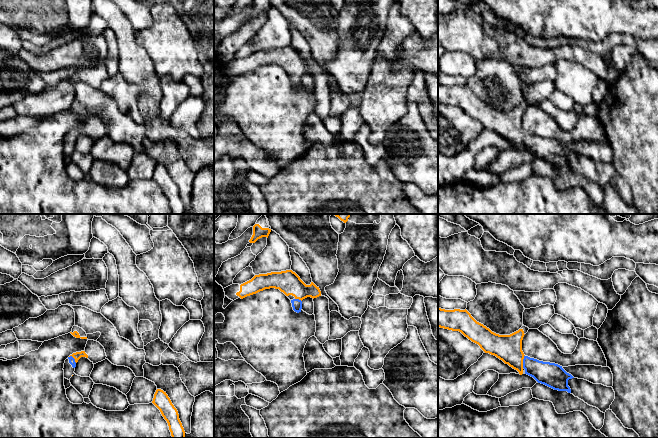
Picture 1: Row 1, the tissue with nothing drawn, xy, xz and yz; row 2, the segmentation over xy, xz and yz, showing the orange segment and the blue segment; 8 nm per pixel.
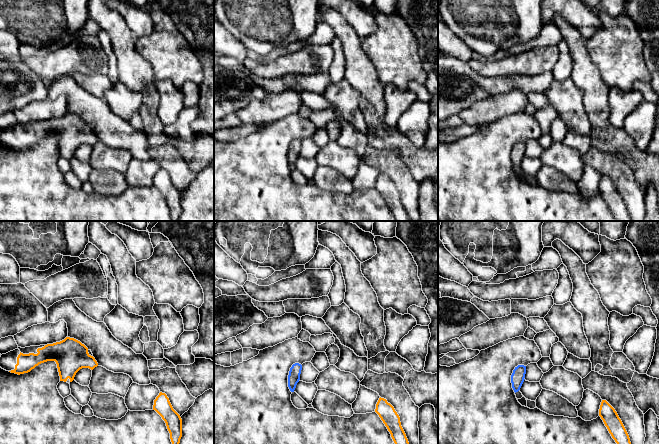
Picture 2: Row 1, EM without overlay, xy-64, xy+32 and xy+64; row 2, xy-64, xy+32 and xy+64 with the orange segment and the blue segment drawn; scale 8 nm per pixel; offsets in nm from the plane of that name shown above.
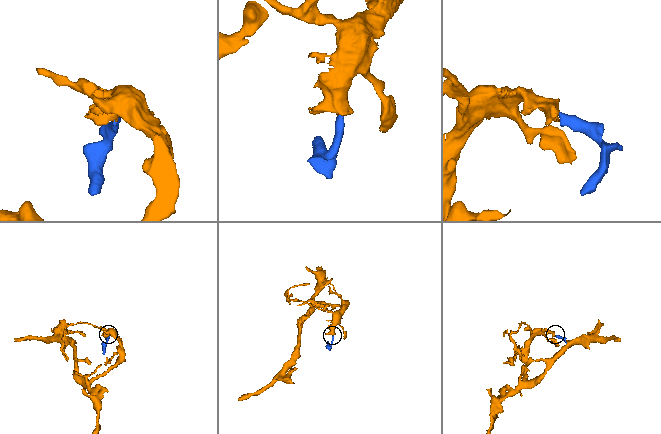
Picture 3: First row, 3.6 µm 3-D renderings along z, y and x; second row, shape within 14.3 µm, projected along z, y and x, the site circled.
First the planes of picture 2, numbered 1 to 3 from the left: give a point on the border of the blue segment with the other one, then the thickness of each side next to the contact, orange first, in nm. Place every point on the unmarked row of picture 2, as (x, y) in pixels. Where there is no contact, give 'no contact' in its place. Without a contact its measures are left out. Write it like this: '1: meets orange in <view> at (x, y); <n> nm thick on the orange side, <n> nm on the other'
1: no contact
2: no contact
3: no contact

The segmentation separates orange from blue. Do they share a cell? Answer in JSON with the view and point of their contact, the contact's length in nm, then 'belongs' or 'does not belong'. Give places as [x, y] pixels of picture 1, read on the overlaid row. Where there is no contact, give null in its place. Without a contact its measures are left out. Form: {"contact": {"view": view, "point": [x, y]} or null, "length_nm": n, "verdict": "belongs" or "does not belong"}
{"contact": {"view": "yz", "point": [522, 361]}, "length_nm": 110, "verdict": "belongs"}

